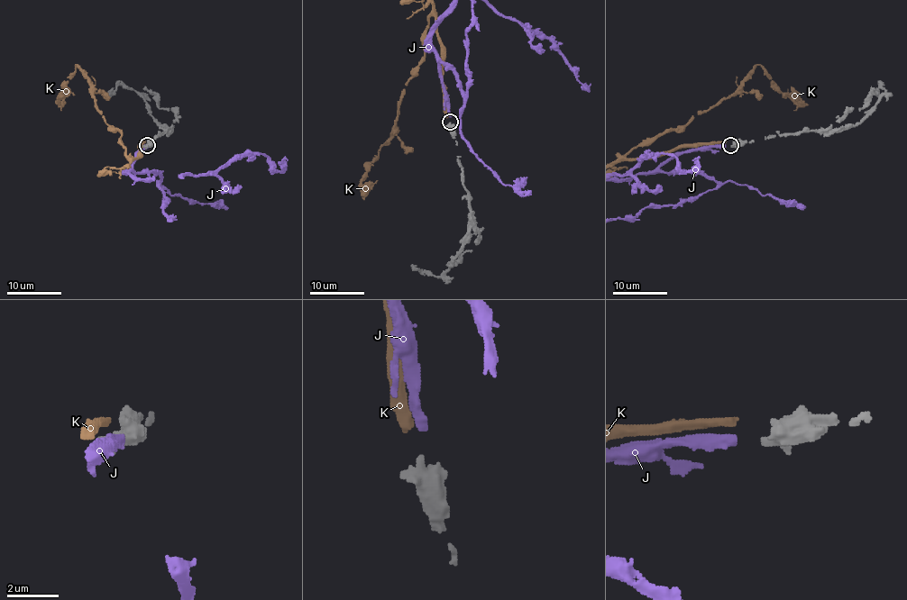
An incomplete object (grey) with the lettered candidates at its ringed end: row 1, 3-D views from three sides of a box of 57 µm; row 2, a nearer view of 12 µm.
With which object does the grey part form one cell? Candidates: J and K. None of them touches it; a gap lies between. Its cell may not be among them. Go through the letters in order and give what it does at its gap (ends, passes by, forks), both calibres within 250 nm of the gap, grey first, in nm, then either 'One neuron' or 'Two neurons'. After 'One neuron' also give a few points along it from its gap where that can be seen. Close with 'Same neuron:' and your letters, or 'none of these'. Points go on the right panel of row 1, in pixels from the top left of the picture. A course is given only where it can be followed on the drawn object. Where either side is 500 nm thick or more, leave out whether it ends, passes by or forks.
J: It ends there. Thickness 480 nm (grey) against 420 nm. One neuron
K: It ends there. Thickness 480 nm (grey) against 380 nm. Two neurons
Same neuron: J

